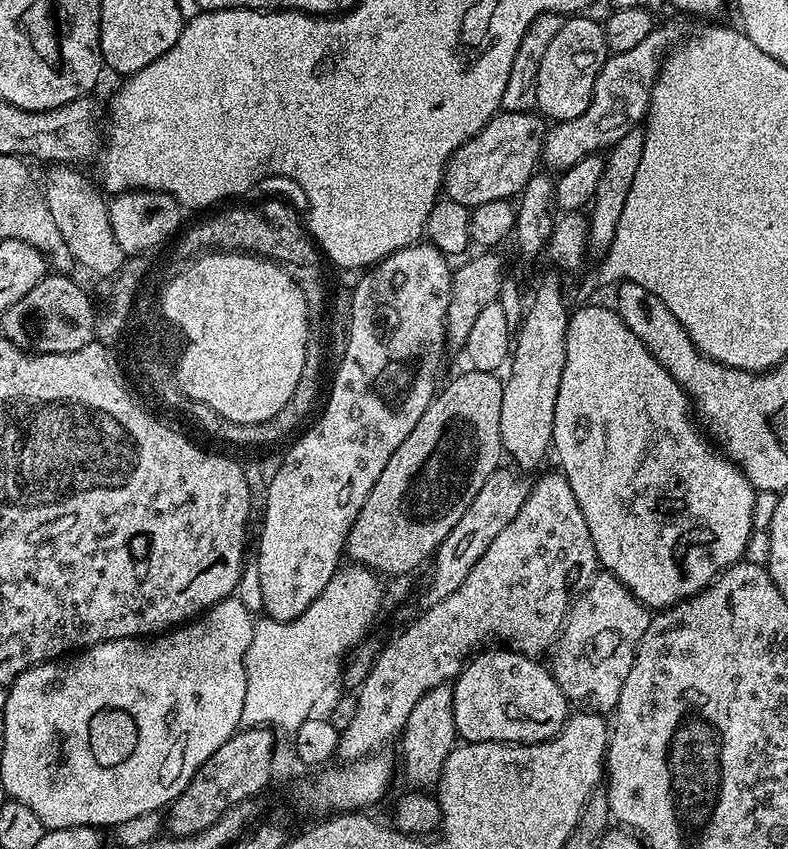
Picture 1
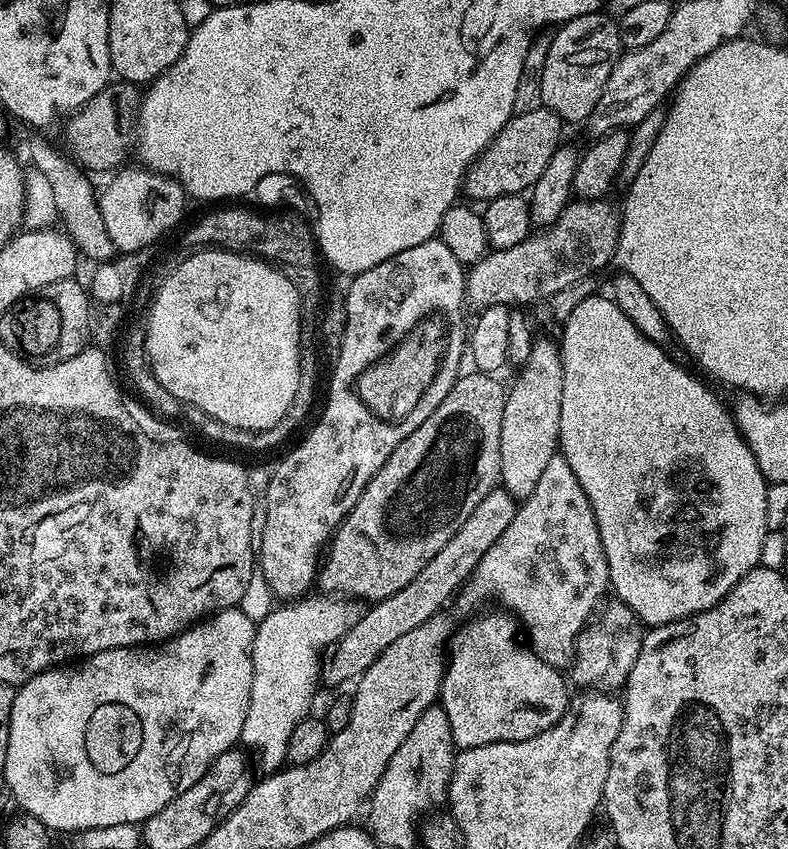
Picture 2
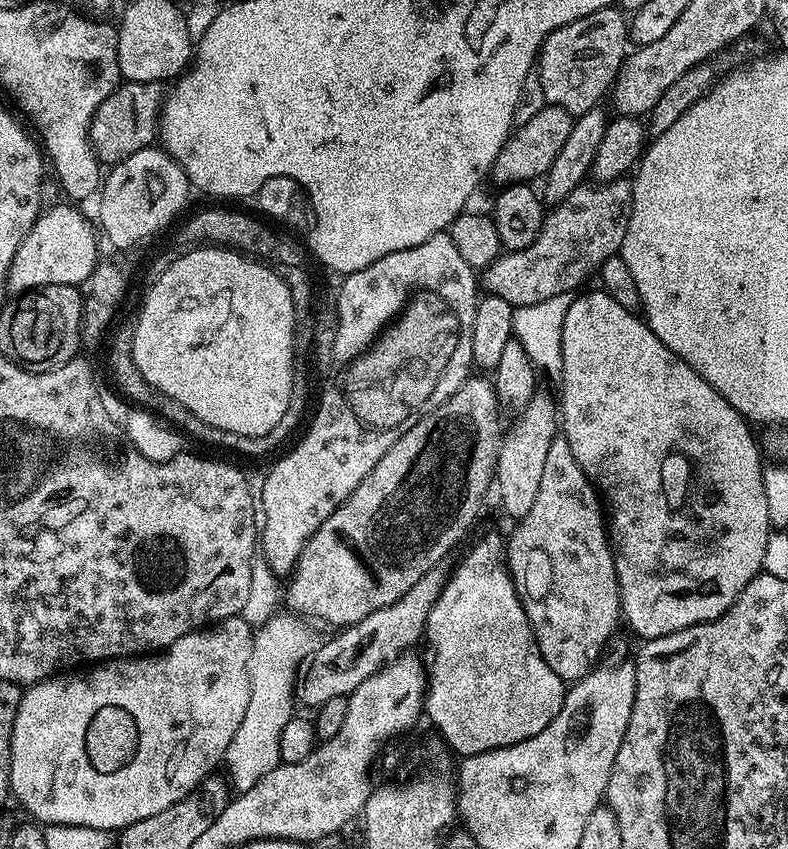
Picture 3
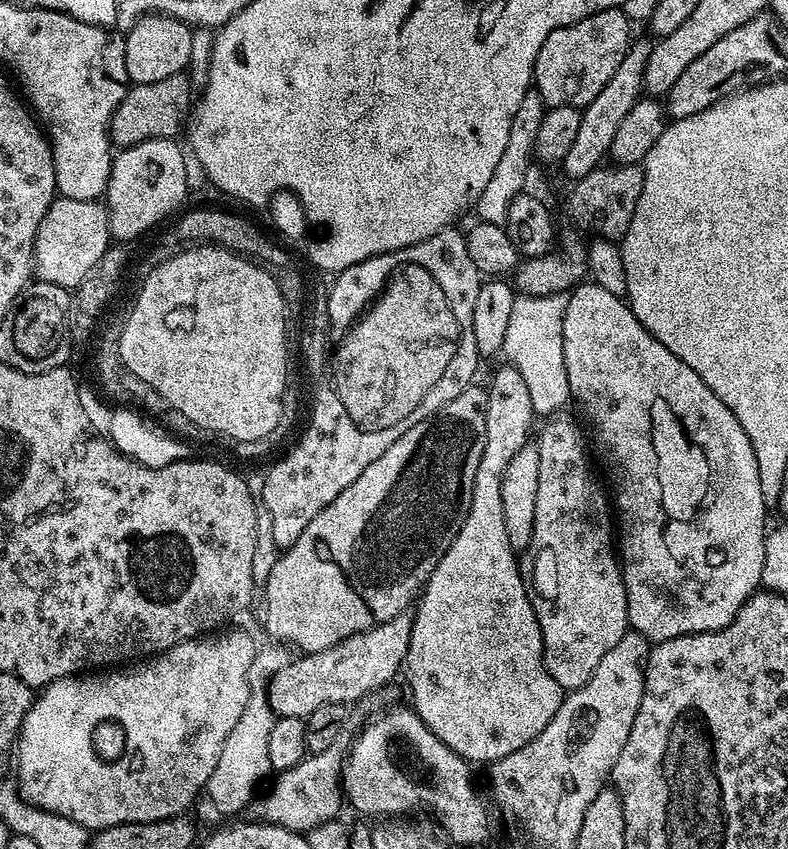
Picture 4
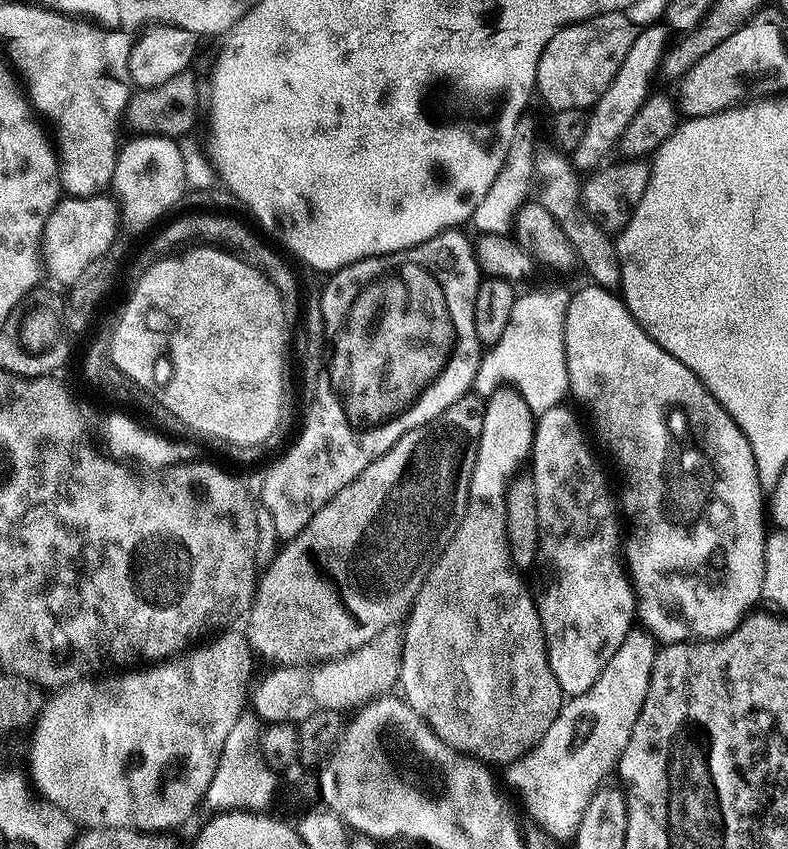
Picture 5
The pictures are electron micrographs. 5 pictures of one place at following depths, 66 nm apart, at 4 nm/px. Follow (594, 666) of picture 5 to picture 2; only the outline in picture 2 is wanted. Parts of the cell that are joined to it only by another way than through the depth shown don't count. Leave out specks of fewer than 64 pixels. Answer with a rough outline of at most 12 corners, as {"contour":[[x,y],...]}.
{"contour":[[563,454],[461,587],[564,670],[609,588]]}

